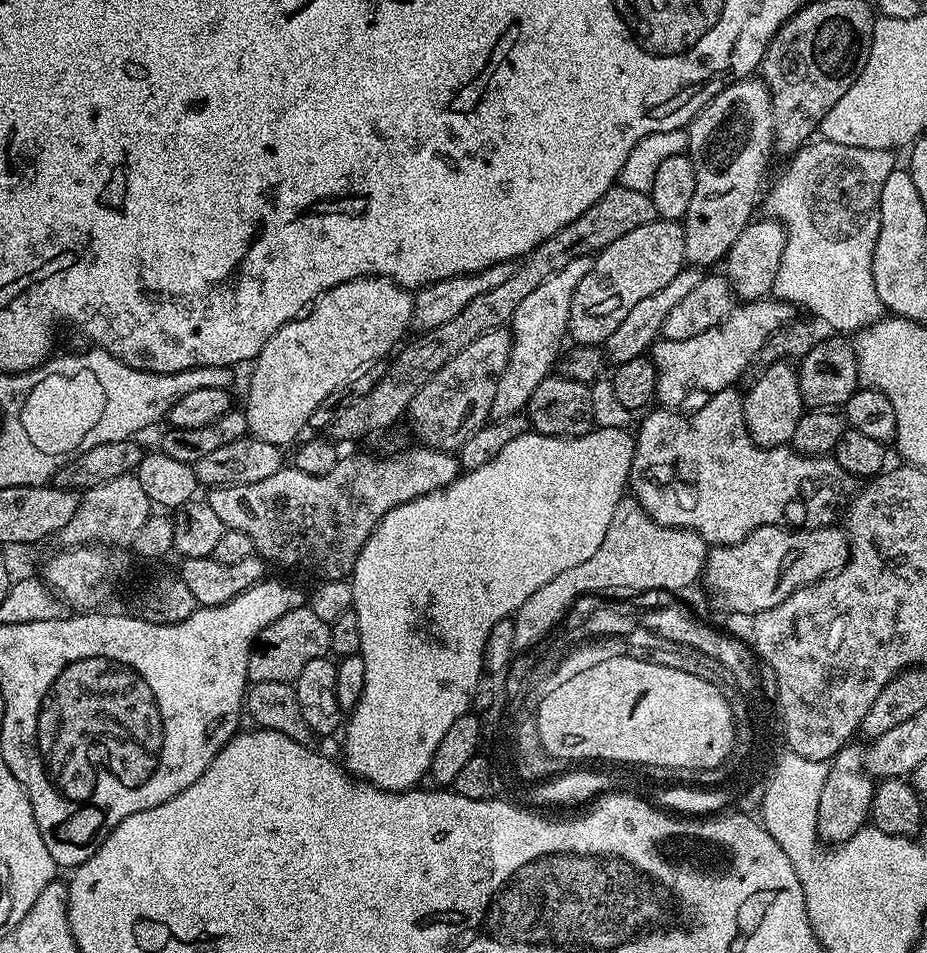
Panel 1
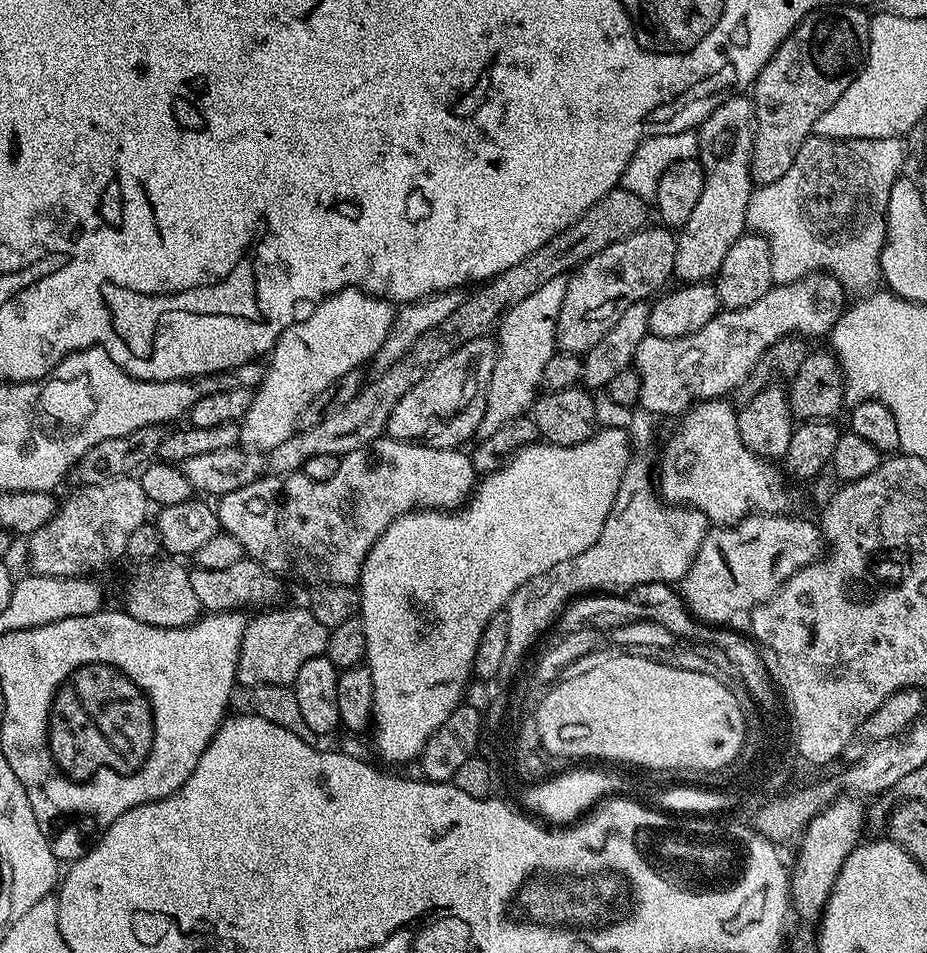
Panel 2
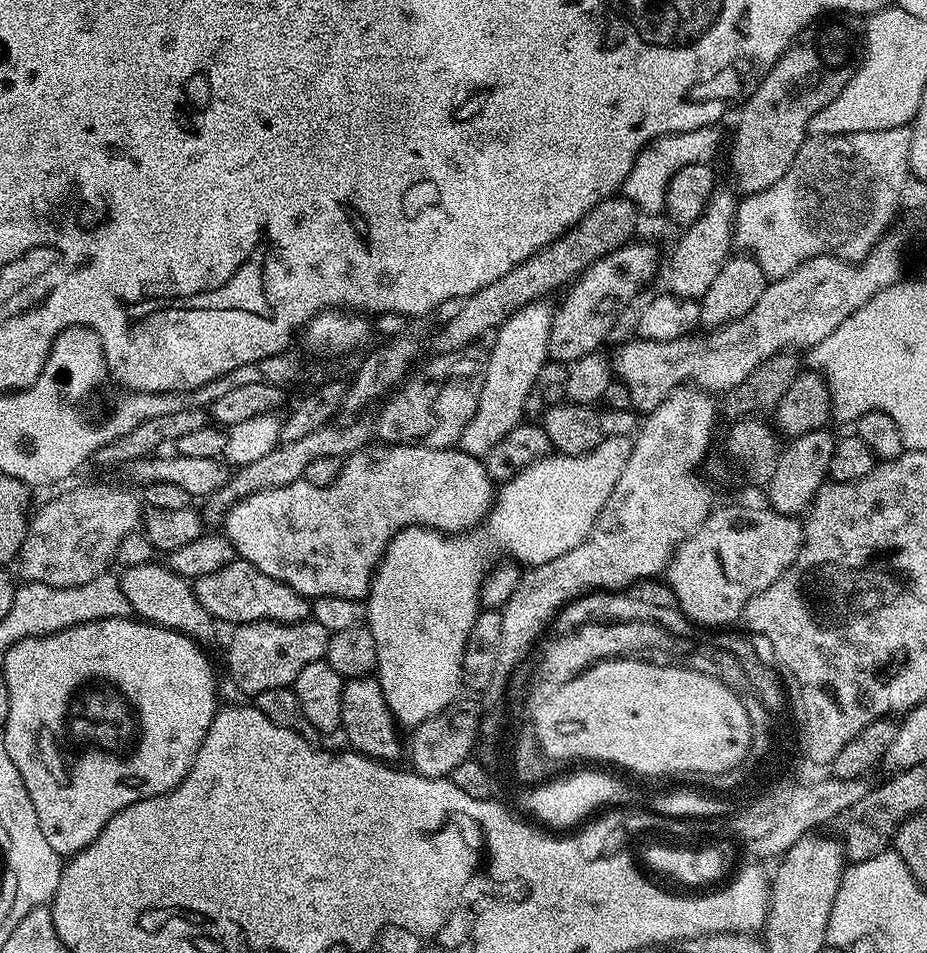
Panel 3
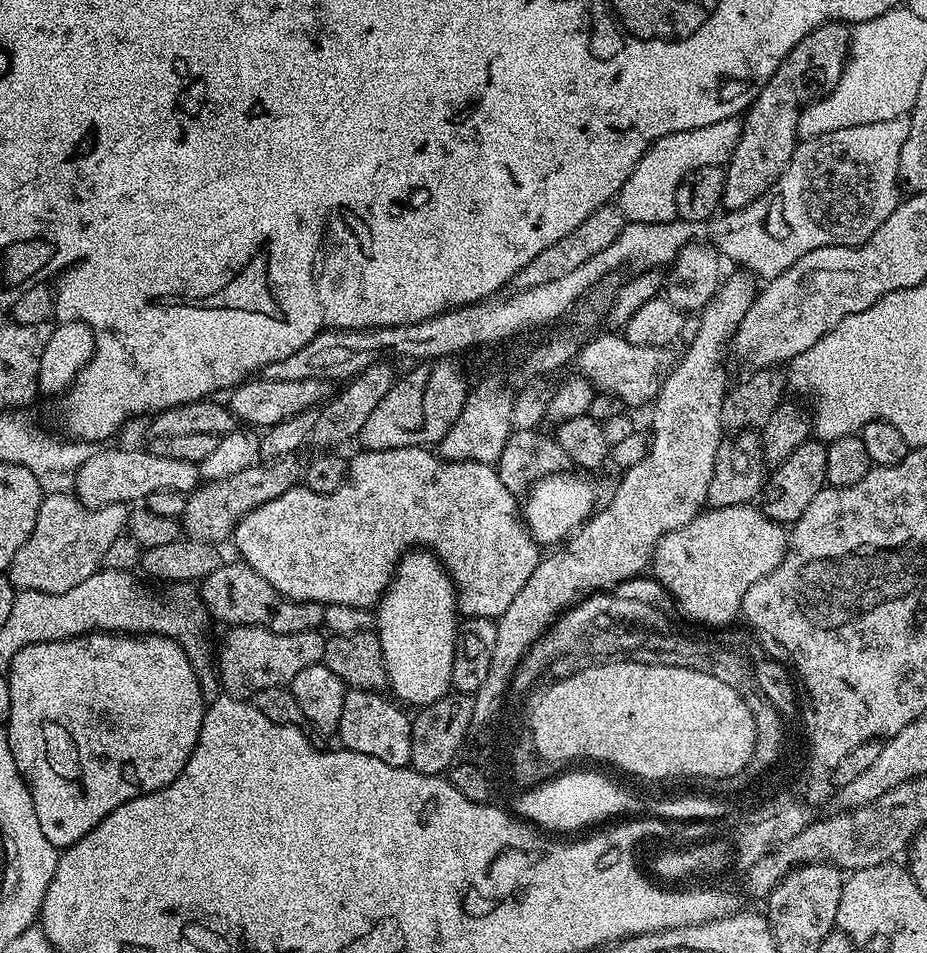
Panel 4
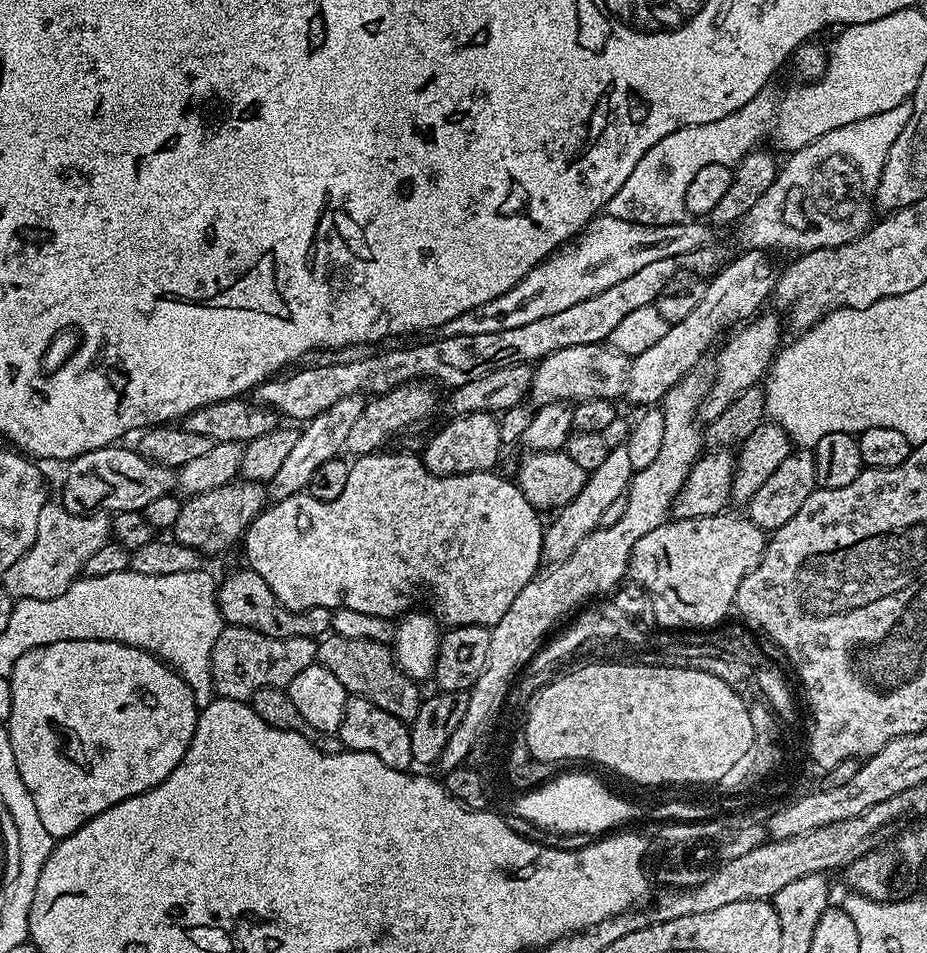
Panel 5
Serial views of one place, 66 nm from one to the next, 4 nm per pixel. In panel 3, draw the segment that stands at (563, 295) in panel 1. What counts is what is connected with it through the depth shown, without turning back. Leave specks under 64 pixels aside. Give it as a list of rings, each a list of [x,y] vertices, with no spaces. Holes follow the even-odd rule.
[[[533,302],[512,313],[495,329],[496,341],[493,342],[492,349],[486,352],[478,410],[460,435],[458,447],[461,452],[469,452],[471,456],[481,458],[487,456],[494,442],[501,440],[516,424],[525,419],[526,394],[530,394],[534,378],[538,378],[548,360],[552,314],[553,309],[547,308],[544,302]]]

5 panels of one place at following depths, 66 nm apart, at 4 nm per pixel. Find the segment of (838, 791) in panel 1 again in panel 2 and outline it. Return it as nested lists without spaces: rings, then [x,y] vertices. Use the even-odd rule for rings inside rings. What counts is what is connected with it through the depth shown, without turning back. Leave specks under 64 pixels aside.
[[[841,794],[805,826],[799,837],[800,849],[796,852],[796,865],[790,868],[791,911],[800,920],[815,925],[828,906],[828,899],[840,878],[846,858],[861,843],[860,827],[866,820],[866,808],[851,794]]]

